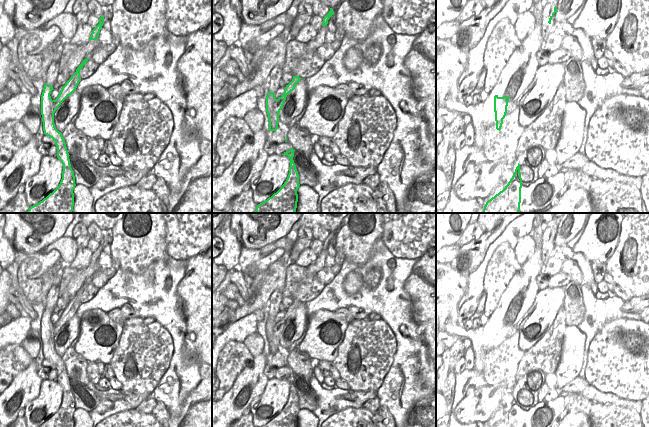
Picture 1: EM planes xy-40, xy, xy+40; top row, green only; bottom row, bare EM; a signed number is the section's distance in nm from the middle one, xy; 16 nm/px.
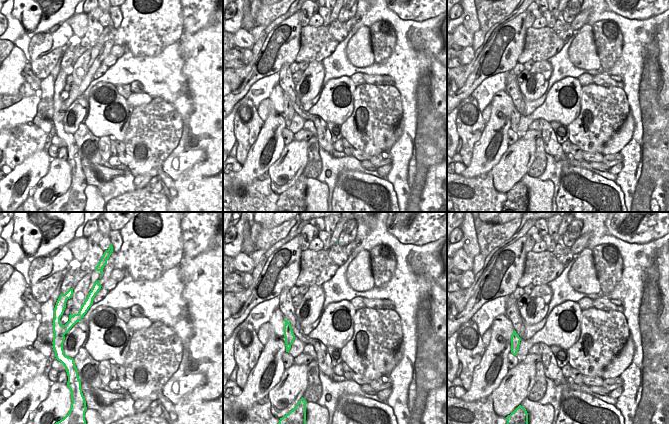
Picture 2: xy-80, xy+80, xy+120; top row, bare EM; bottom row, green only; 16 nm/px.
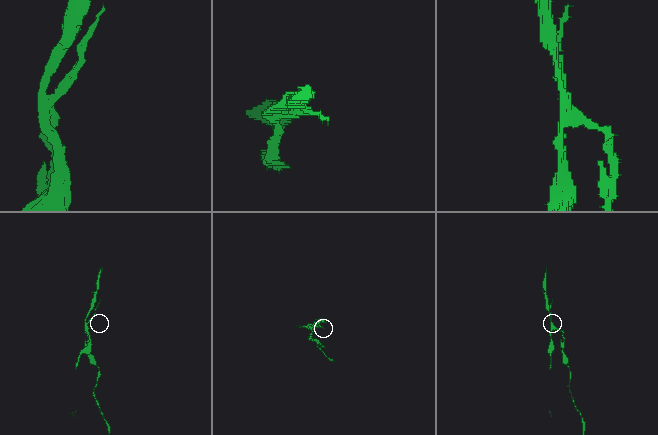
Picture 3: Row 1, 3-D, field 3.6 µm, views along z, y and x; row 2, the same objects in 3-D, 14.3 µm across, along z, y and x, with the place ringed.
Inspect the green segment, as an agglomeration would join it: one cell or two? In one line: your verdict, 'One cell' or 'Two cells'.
Two cells.

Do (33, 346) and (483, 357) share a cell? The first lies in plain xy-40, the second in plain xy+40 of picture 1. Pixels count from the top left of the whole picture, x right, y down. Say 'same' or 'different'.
different

